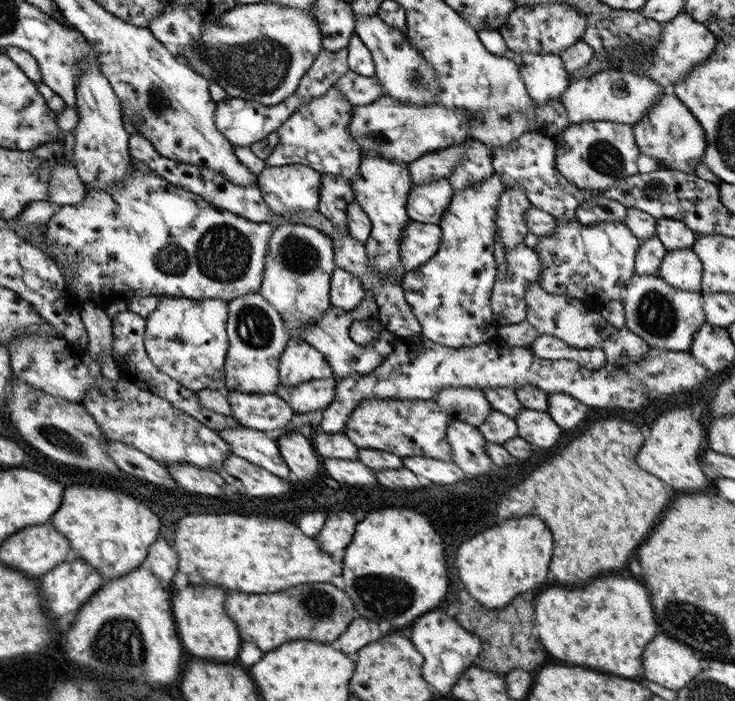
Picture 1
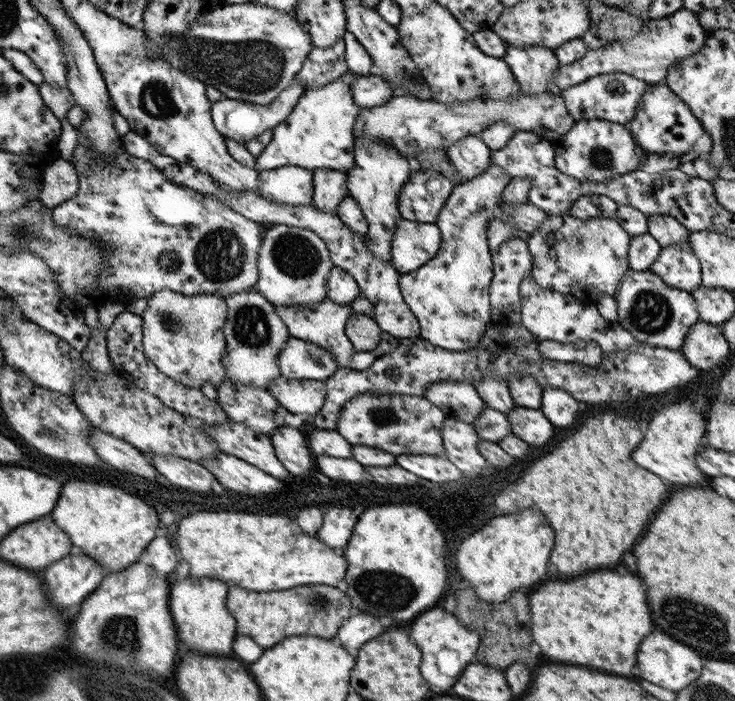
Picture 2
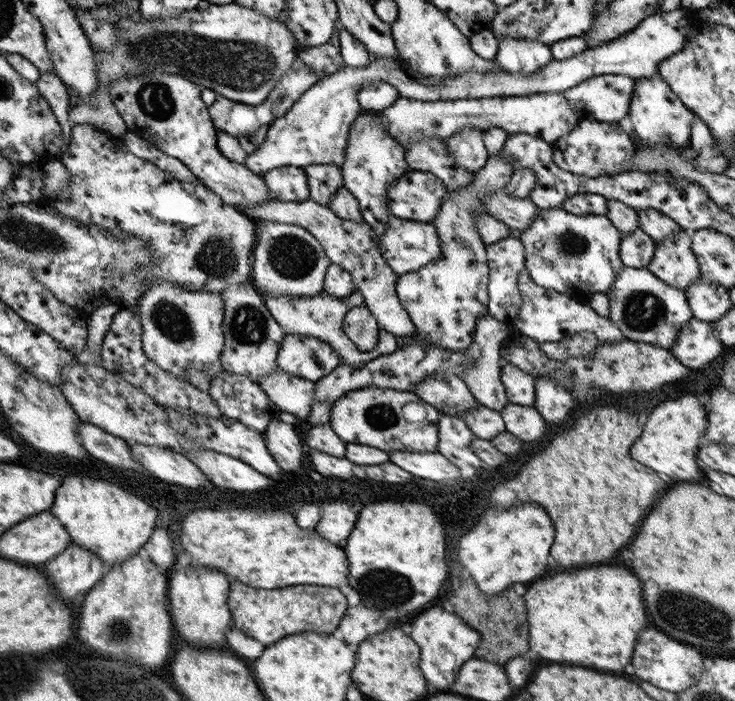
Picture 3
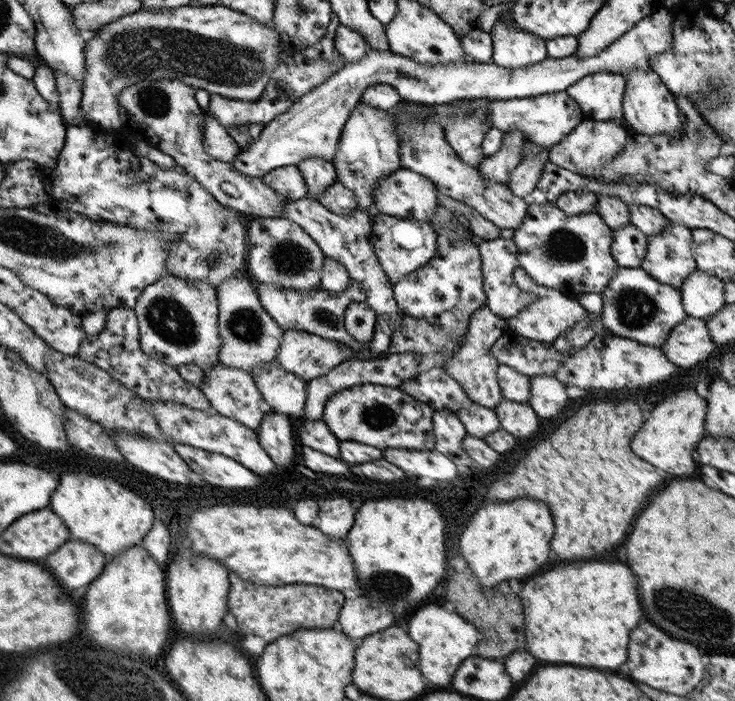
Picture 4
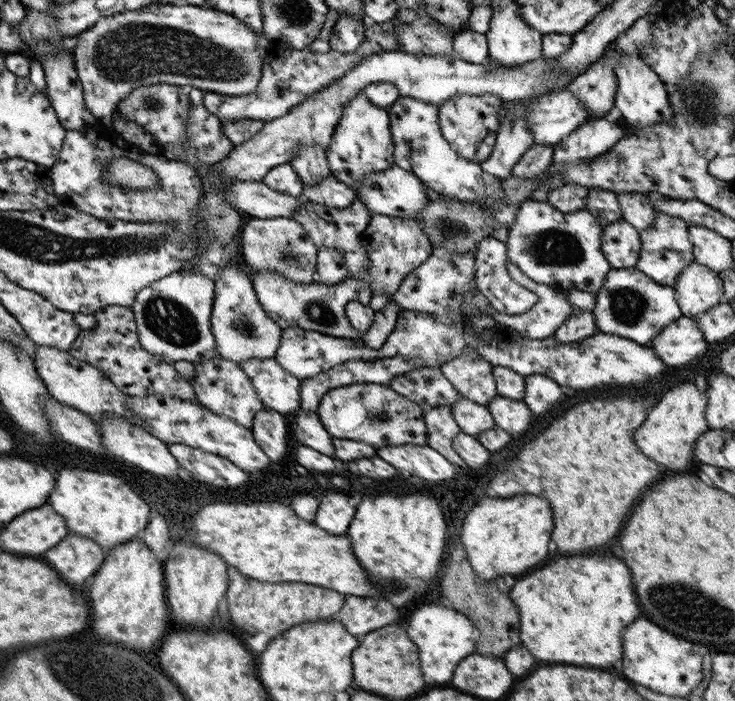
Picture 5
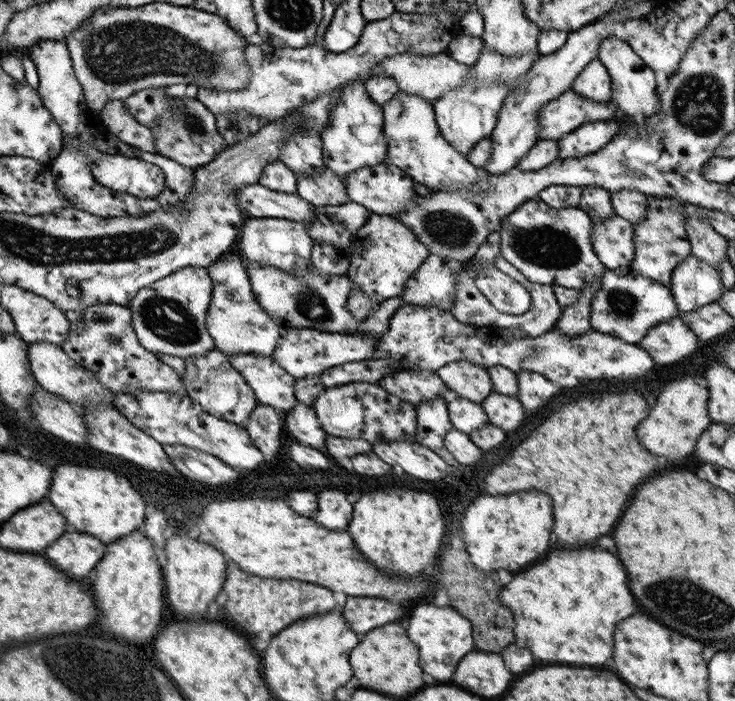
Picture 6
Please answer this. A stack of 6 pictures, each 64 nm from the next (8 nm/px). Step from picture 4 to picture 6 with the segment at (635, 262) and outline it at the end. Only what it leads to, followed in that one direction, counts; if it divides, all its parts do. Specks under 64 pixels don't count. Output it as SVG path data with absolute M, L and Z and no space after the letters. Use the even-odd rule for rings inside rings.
M615 214L591 224L591 245L595 257L609 270L627 266L633 260L633 228Z

